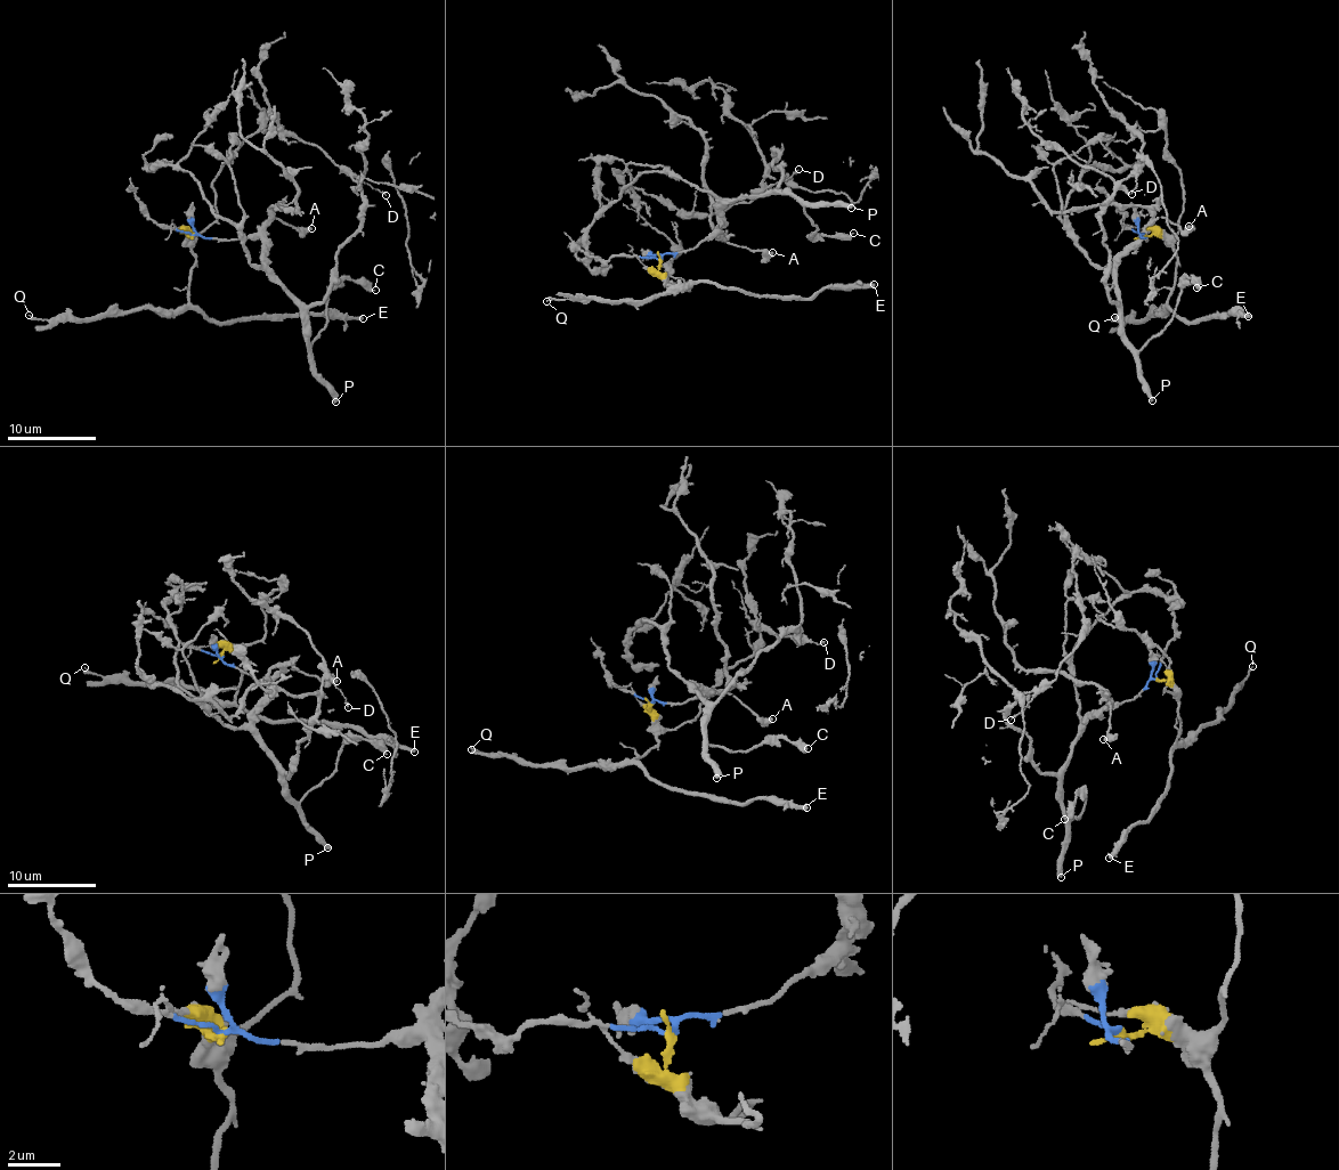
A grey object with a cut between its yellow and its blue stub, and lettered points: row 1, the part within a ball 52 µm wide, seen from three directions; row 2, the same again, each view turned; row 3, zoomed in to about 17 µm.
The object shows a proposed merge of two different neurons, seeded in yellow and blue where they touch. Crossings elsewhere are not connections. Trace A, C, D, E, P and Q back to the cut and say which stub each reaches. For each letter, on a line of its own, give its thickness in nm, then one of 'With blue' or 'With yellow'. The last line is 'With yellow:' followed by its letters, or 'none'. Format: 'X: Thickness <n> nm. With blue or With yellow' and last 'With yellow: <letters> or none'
A: Thickness 400 nm. With blue
C: Thickness 320 nm. With blue
D: Thickness 140 nm. With blue
E: Thickness 360 nm. With yellow
P: Thickness 400 nm. With blue
Q: Thickness 180 nm. With yellow
With yellow: E, Q

